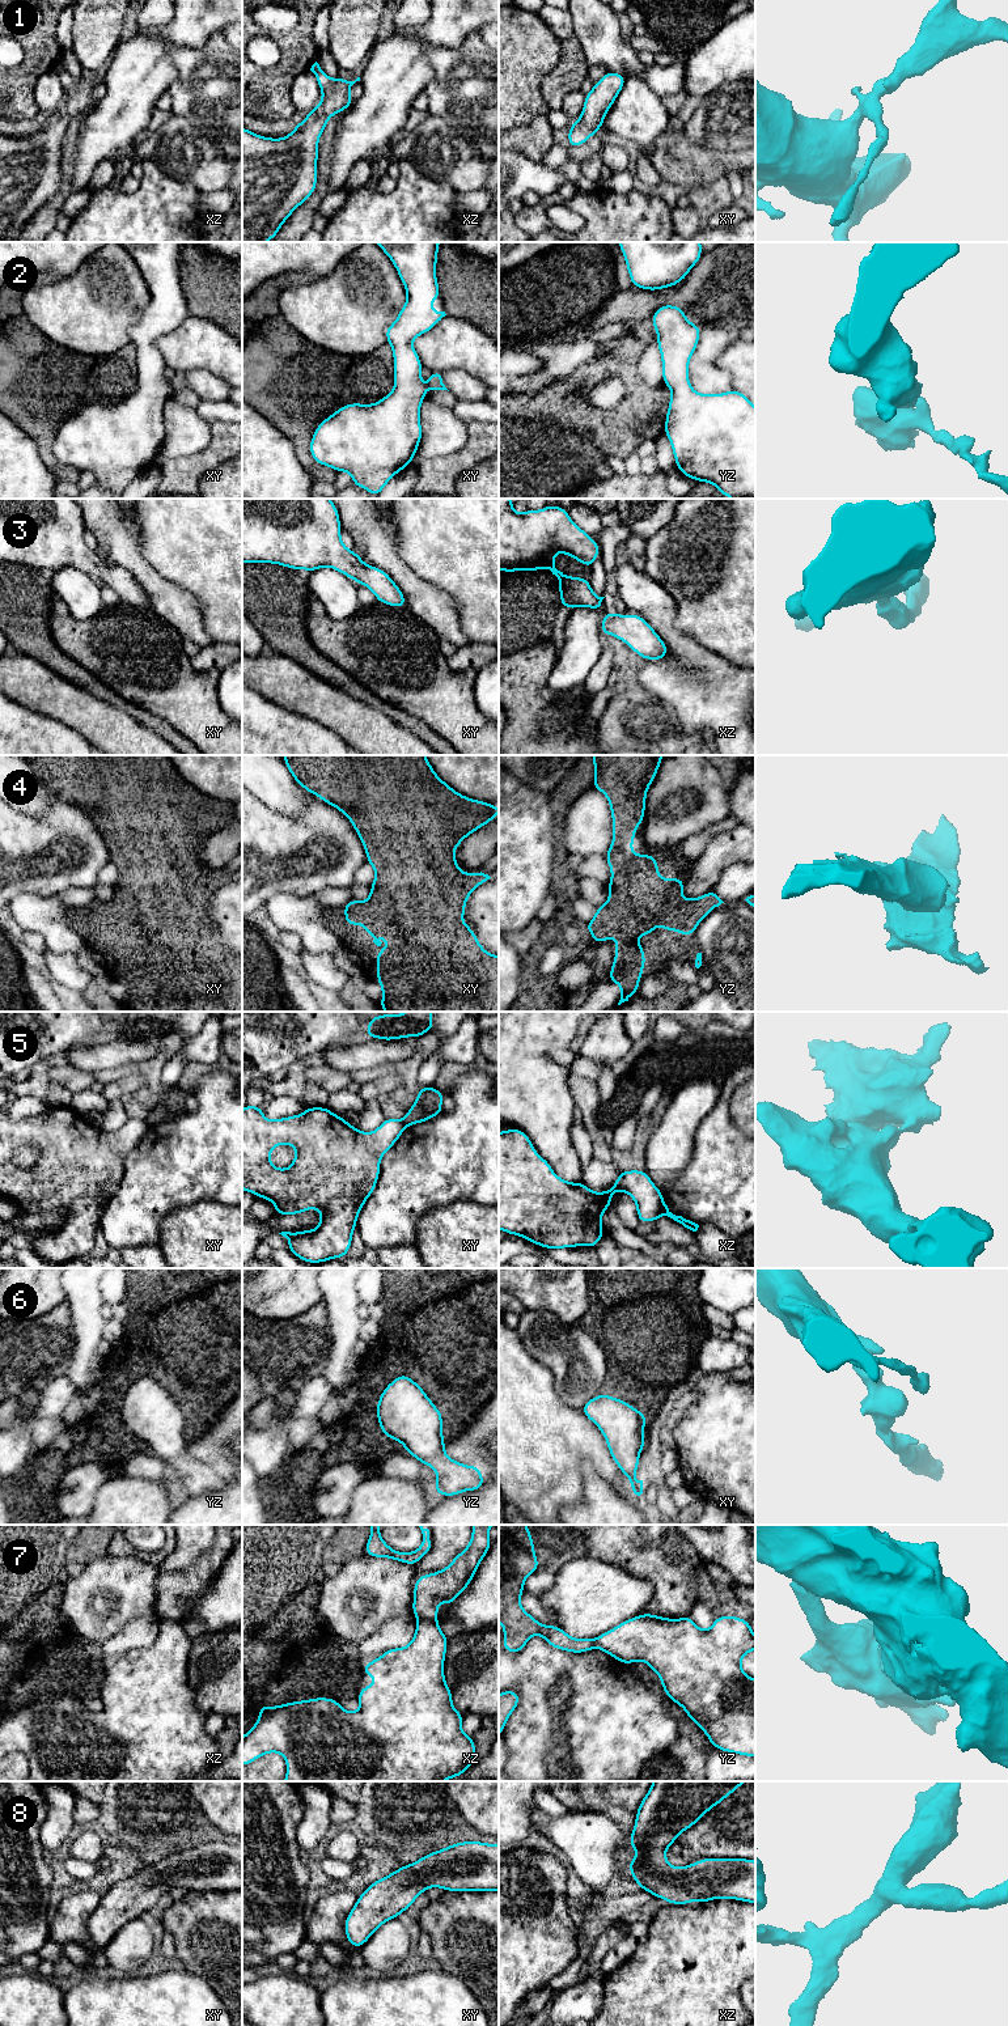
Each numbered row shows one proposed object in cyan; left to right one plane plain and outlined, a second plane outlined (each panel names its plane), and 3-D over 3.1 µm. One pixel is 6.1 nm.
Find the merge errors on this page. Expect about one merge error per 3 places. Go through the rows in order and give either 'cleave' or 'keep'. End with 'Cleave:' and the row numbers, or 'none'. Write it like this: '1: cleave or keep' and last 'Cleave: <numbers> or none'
1: keep
2: keep
3: keep
4: keep
5: cleave
6: keep
7: cleave
8: keep
Cleave: 5, 7

